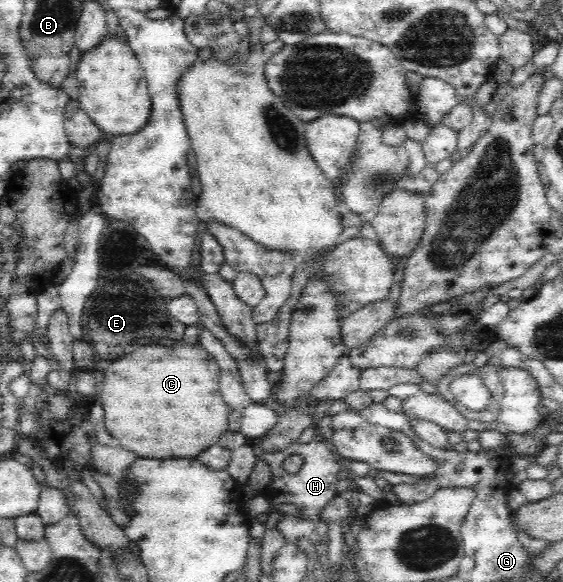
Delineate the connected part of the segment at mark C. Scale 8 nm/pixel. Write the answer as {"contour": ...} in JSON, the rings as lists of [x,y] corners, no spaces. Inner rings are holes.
{"contour":[[[197,339],[179,343],[173,347],[149,345],[135,349],[133,355],[125,355],[109,362],[103,371],[100,401],[104,409],[104,423],[114,439],[125,448],[147,460],[196,458],[198,453],[216,443],[228,430],[229,410],[220,390],[220,369],[213,356]]]}

